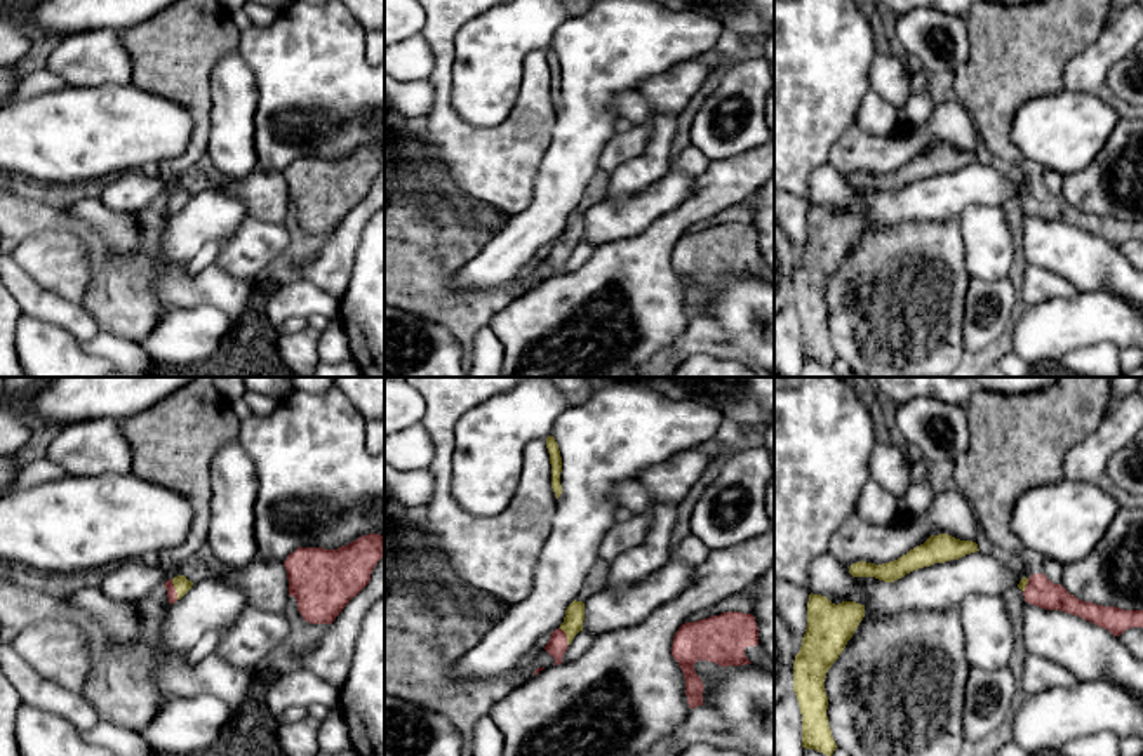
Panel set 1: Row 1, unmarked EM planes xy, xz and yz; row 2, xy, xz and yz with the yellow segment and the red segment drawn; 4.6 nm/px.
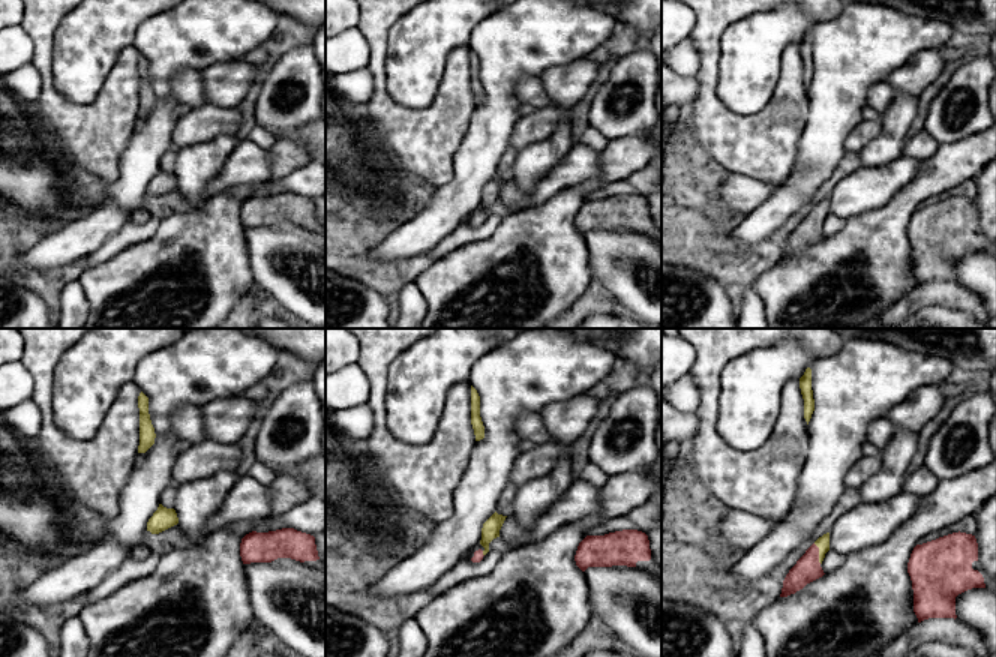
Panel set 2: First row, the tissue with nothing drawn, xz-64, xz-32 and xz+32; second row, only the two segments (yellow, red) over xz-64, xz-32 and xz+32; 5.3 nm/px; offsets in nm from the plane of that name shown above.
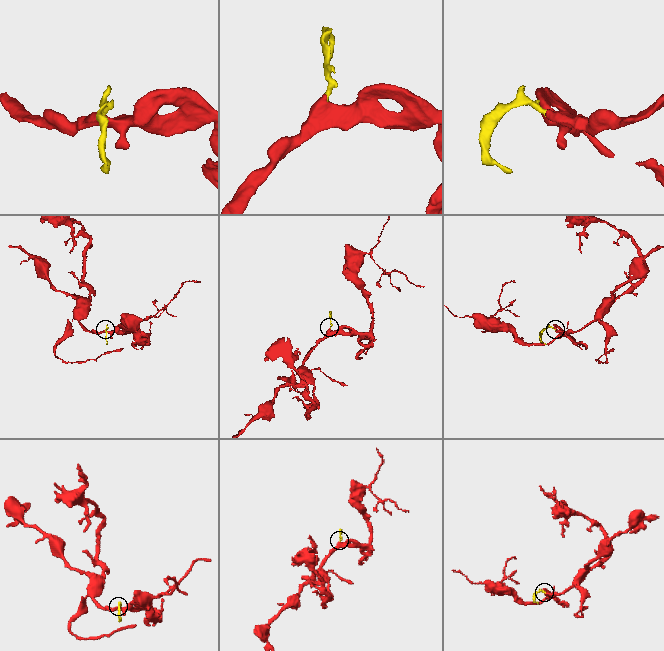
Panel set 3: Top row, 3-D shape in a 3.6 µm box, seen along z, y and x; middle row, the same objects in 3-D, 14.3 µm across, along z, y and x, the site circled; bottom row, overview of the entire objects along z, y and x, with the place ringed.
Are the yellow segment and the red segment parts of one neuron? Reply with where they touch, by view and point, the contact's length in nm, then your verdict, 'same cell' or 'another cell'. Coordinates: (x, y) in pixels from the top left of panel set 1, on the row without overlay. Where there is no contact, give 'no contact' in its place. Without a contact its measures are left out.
meets yellow in xy at (176, 200); contact 90 nm long; same cell

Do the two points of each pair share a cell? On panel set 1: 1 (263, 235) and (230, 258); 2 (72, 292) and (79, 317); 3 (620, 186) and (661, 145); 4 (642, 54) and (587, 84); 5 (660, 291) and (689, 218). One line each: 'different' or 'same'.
1: same
2: different
3: same
4: same
5: same

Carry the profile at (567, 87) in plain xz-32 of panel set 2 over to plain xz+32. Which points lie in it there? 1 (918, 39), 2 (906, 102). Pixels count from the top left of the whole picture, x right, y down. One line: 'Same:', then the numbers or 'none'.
Same: none

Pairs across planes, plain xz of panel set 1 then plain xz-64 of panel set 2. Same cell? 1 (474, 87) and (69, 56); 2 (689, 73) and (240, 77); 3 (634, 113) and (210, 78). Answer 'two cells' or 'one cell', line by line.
1: one cell
2: one cell
3: two cells

